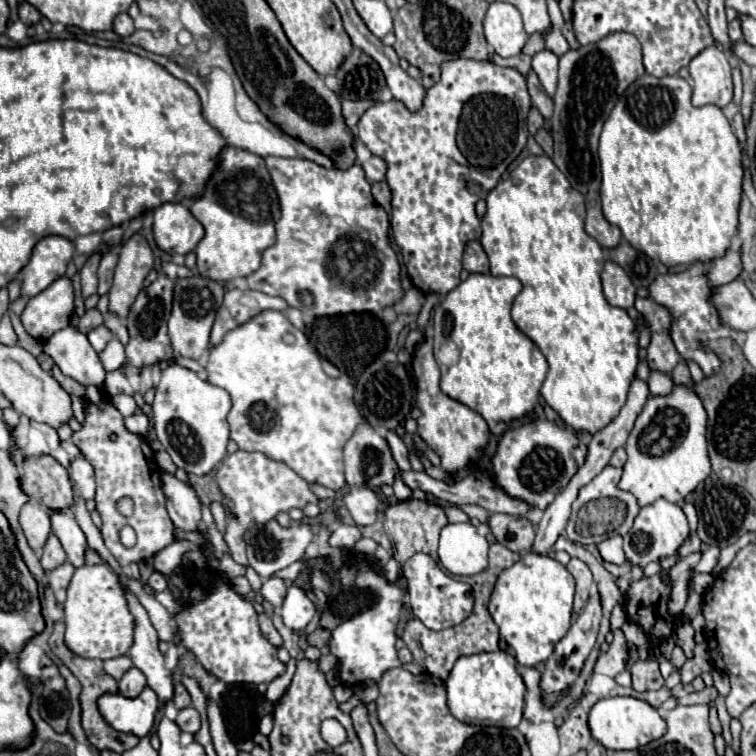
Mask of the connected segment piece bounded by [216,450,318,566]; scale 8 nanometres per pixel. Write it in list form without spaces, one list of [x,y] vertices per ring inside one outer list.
[[[236,450],[234,454],[226,456],[216,470],[216,480],[220,486],[222,496],[228,500],[230,508],[230,518],[228,518],[228,528],[224,534],[224,540],[232,552],[232,558],[246,566],[248,564],[247,545],[244,542],[244,534],[248,528],[252,528],[258,522],[268,522],[274,520],[280,512],[288,512],[292,508],[304,508],[310,502],[318,502],[316,494],[310,490],[310,484],[300,478],[292,468],[288,468],[280,460],[272,460],[264,456],[262,452],[244,452]]]

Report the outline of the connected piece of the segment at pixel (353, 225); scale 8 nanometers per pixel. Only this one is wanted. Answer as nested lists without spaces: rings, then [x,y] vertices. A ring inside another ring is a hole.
[[[268,156],[264,160],[280,200],[280,220],[276,222],[276,244],[262,252],[262,266],[246,278],[248,286],[270,296],[280,296],[288,302],[288,306],[298,308],[304,322],[304,328],[298,330],[302,331],[312,325],[308,316],[378,312],[384,306],[392,306],[394,302],[398,302],[404,292],[400,288],[400,264],[388,240],[388,214],[382,208],[374,206],[370,184],[364,178],[362,168],[356,164],[350,170],[326,170],[302,158]],[[326,260],[330,272],[340,280],[332,280],[326,268]]]

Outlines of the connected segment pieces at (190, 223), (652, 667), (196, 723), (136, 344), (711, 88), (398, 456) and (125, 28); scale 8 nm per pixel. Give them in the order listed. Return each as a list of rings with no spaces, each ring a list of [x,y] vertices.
[[[180,202],[154,208],[152,232],[156,246],[168,254],[188,254],[204,236],[202,224]]]
[[[636,660],[630,666],[630,674],[632,674],[632,688],[638,692],[660,690],[664,686],[664,678],[660,676],[656,660],[652,660],[652,662]]]
[[[190,706],[190,708],[184,708],[178,712],[176,716],[176,724],[182,732],[188,732],[188,734],[196,734],[200,730],[200,716],[198,712]]]
[[[158,274],[158,278],[144,288],[136,302],[130,308],[128,314],[128,332],[130,332],[130,342],[126,346],[126,358],[130,364],[142,368],[142,366],[152,366],[160,360],[172,358],[172,346],[168,340],[168,330],[166,322],[172,310],[172,298],[174,298],[174,280],[170,280],[166,274]]]
[[[718,46],[704,48],[698,56],[694,56],[690,60],[688,70],[694,80],[694,86],[692,86],[692,104],[694,106],[714,104],[718,108],[724,108],[732,102],[732,66],[730,66],[726,54]]]
[[[386,432],[386,440],[390,444],[390,450],[392,450],[392,456],[396,460],[396,464],[400,466],[400,470],[410,470],[410,458],[408,458],[408,448],[406,444],[402,442],[402,438],[396,434],[396,432]]]
[[[118,14],[116,20],[114,20],[114,32],[116,32],[118,36],[122,36],[122,38],[130,36],[130,34],[134,32],[134,22],[132,22],[132,18],[130,18],[128,14]]]

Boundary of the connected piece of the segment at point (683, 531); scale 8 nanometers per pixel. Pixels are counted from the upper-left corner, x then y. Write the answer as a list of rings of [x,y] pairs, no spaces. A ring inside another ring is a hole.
[[[656,500],[650,506],[644,506],[638,514],[638,518],[634,520],[632,530],[624,536],[624,554],[626,560],[632,566],[640,566],[644,568],[650,562],[660,562],[668,556],[674,556],[678,552],[678,548],[682,546],[682,542],[688,538],[688,520],[682,512],[682,508],[678,504],[666,502],[666,500]]]

